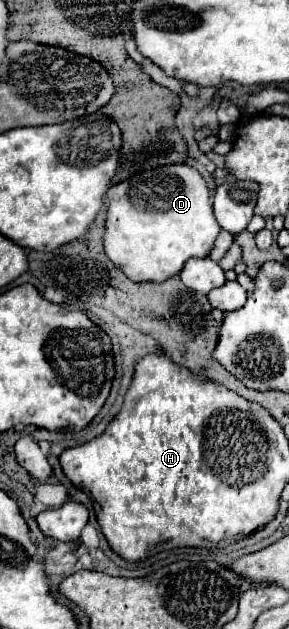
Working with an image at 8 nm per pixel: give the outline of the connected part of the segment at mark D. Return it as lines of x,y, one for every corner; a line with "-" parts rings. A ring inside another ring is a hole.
163,166
137,174
107,192
105,252
135,282
165,282
179,274
189,258
207,258
221,226
213,216
203,176
187,166

